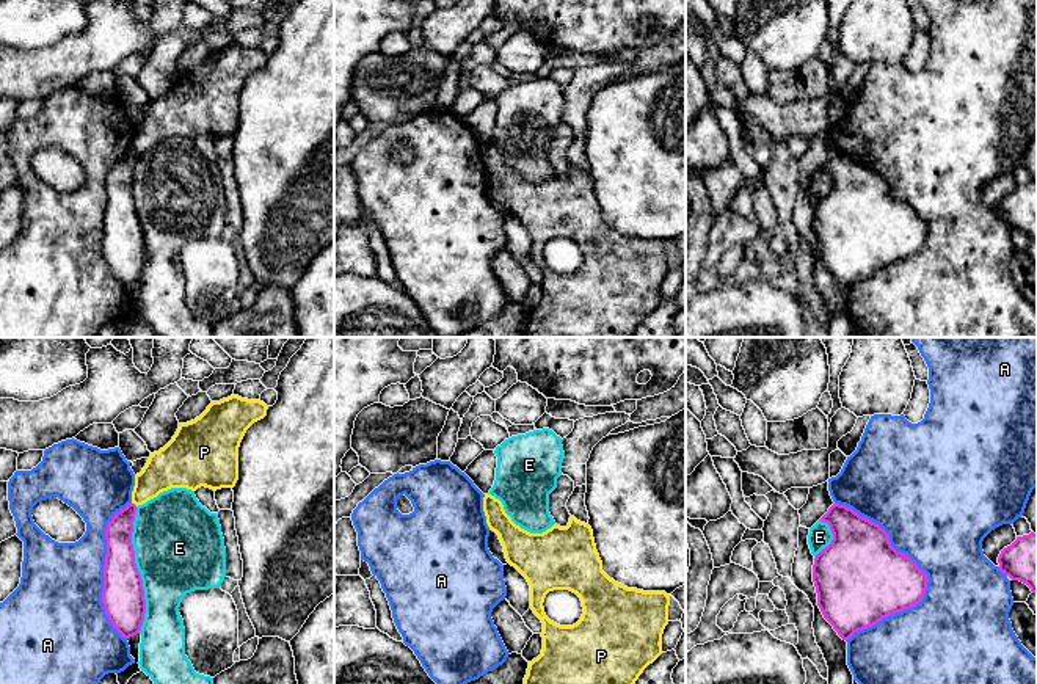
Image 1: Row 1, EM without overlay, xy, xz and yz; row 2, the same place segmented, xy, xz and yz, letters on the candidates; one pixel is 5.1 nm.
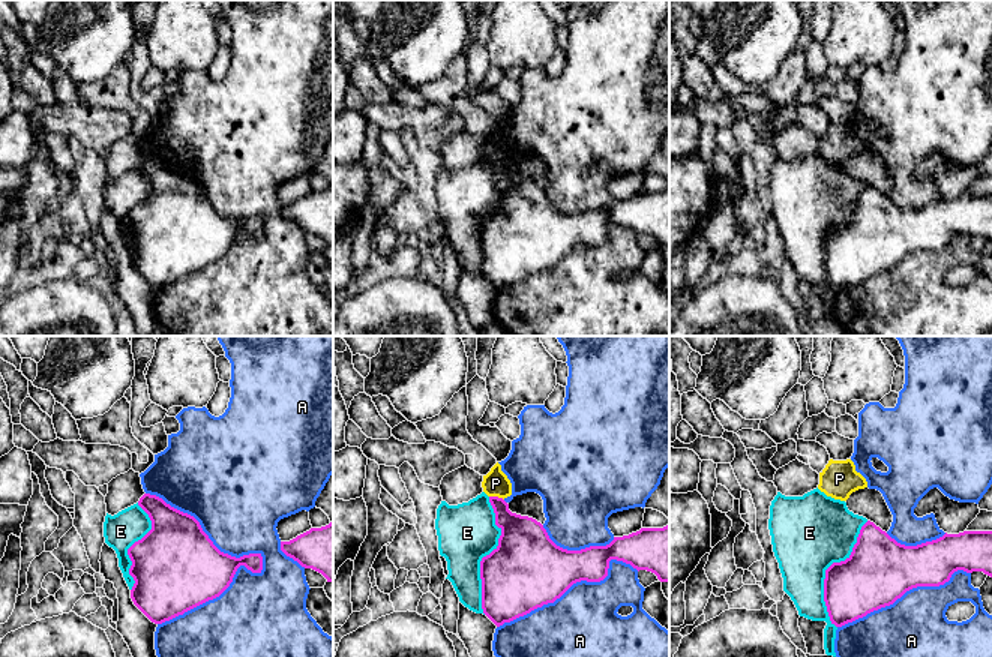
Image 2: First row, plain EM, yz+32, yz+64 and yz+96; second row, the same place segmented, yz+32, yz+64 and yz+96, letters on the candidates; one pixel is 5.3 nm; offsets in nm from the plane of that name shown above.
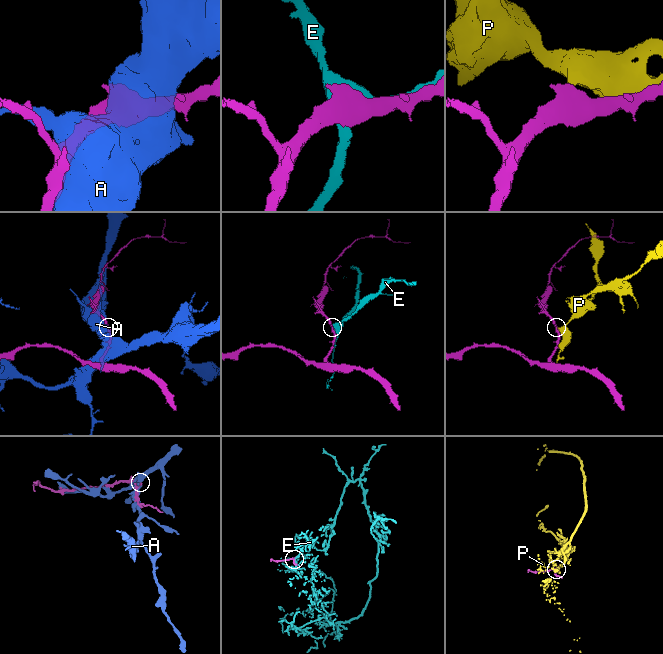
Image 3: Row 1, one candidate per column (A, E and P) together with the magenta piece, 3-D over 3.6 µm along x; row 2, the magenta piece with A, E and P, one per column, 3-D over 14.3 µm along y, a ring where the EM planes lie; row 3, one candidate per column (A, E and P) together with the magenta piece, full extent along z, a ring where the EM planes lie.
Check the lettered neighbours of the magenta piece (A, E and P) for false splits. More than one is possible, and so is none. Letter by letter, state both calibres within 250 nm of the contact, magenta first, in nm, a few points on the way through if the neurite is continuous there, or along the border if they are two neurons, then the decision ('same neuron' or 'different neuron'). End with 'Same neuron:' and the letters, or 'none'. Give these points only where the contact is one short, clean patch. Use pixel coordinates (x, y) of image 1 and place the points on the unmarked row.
A: 360/440 nm | different neuron
E: 220/460 nm | different neuron
P: 140/200 nm | along xy (132, 151), (137, 154) | different neuron
Same neuron: none

